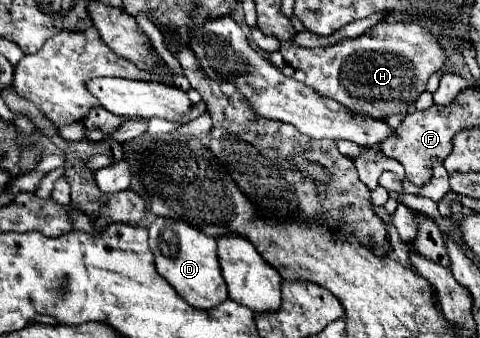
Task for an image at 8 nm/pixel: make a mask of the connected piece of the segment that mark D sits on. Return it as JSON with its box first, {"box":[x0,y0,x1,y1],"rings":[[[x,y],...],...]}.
{"box":[148,218,228,310],"rings":[[[156,218],[148,230],[150,230],[150,250],[154,252],[158,274],[166,278],[168,284],[190,306],[198,310],[210,310],[228,298],[228,290],[218,264],[214,238],[208,238],[196,228],[190,228],[190,224],[176,220],[162,222],[162,218]]]}

